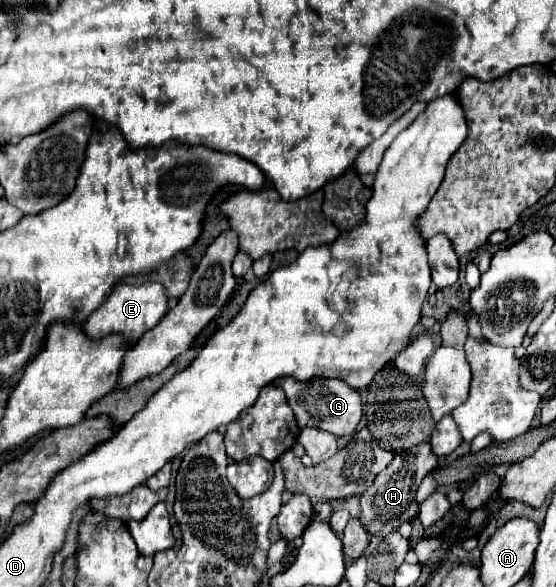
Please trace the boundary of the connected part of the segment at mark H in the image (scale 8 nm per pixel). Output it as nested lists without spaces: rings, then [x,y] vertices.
[[[421,443],[415,445],[407,451],[395,453],[393,461],[389,463],[389,467],[385,471],[381,471],[373,485],[369,489],[363,491],[361,495],[361,515],[359,521],[365,527],[367,533],[371,535],[379,535],[379,537],[387,537],[389,533],[397,531],[397,527],[405,521],[411,521],[417,517],[419,513],[419,505],[415,499],[415,493],[423,481],[423,477],[427,473],[431,473],[437,467],[437,457],[431,453],[431,445],[429,443]]]

